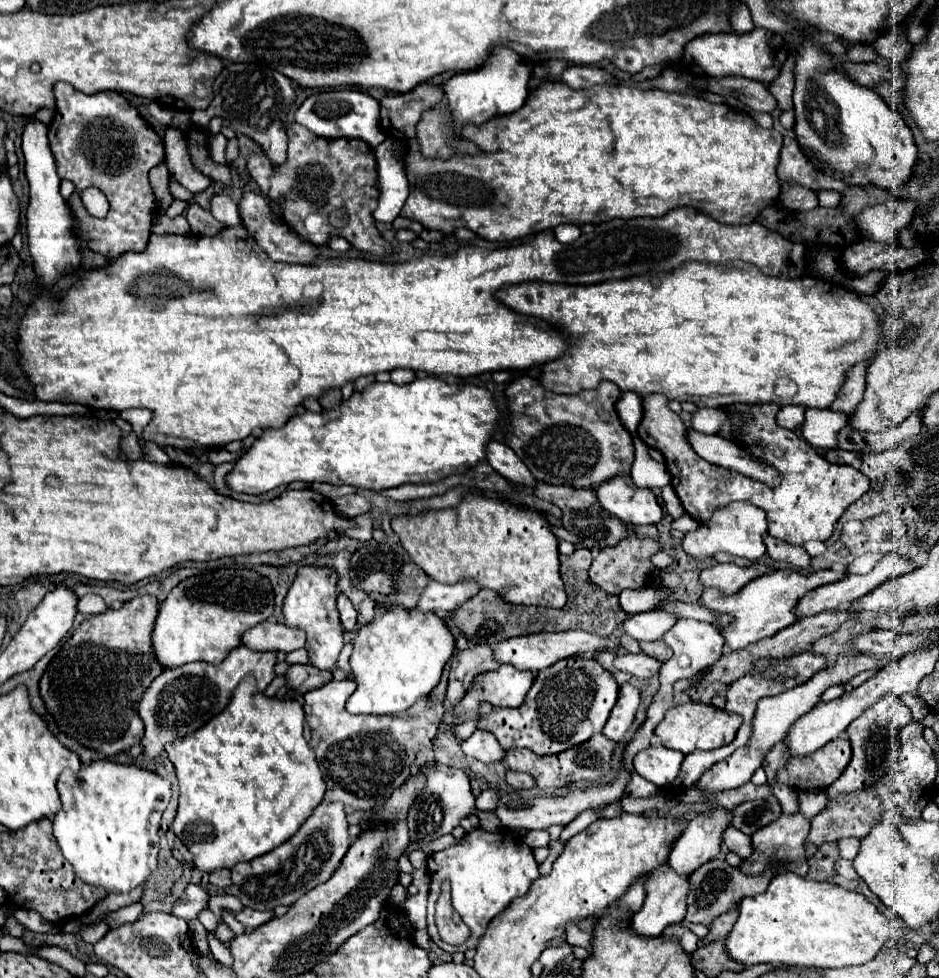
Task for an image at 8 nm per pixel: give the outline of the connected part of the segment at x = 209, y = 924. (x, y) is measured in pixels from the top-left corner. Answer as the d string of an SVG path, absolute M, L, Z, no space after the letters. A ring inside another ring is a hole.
M210 910L200 912L198 920L200 920L200 922L206 926L206 930L208 930L212 936L216 936L216 926L218 926L218 920L216 920L216 916L214 916Z

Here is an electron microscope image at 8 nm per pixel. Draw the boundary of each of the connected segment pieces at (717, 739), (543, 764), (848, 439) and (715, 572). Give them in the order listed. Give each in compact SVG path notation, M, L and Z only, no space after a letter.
M686 702L670 708L664 716L664 720L654 728L654 734L660 738L660 742L666 748L678 750L682 754L690 754L694 750L714 750L720 746L726 746L734 740L742 720L738 714L728 714L724 710L714 708L712 704L702 702Z
M594 734L590 740L574 746L574 748L568 748L566 752L560 752L560 754L554 754L554 756L538 756L530 750L506 750L506 764L510 770L520 770L520 772L528 772L536 778L536 786L538 788L552 788L552 790L558 790L558 788L566 788L570 782L576 782L576 780L602 780L608 772L610 772L610 758L612 758L612 750L614 750L616 742L612 740L606 740L602 734Z
M922 410L910 414L904 422L882 430L882 432L858 432L852 430L850 422L838 432L838 448L852 450L852 452L884 452L890 450L896 442L918 434L922 428Z
M754 562L748 568L740 568L736 564L714 564L700 572L700 580L706 588L714 586L722 590L724 594L734 594L756 576L762 576L768 572L770 572L770 566L760 564L760 562Z

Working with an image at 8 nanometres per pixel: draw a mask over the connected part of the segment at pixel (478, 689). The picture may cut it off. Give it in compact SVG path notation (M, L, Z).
M502 664L498 670L478 674L466 690L466 696L452 708L454 724L478 718L478 708L482 702L488 702L494 708L518 708L524 702L532 680L532 672L516 670L510 664Z

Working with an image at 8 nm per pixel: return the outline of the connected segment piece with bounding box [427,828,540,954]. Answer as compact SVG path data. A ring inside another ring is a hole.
M476 828L464 834L462 840L458 840L454 846L430 854L428 858L428 874L430 874L430 892L427 903L427 930L436 946L440 946L444 952L466 952L468 948L476 948L480 938L484 936L488 922L500 914L510 900L516 896L522 896L528 892L528 886L540 876L538 862L534 860L532 848L528 848L516 832L508 830L508 842L506 842L506 830L500 832L486 832L484 828ZM444 880L452 882L452 904L460 918L468 924L472 930L472 936L462 946L452 946L442 942L435 924L435 905L440 894L440 884Z

